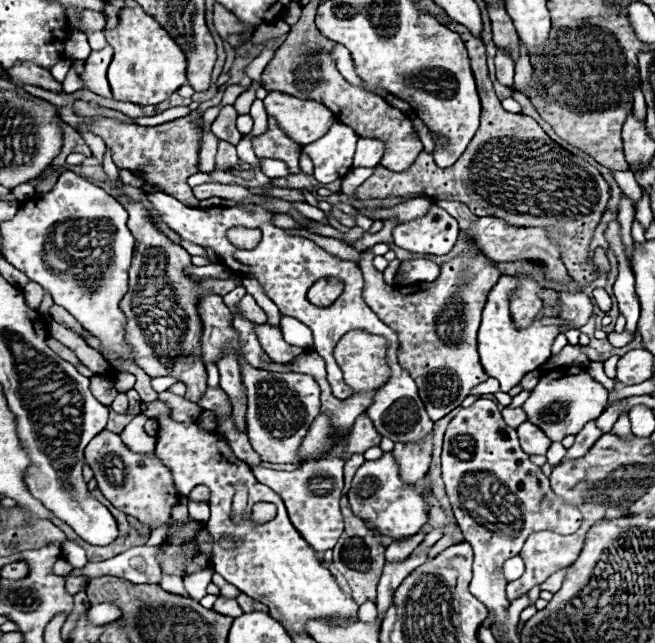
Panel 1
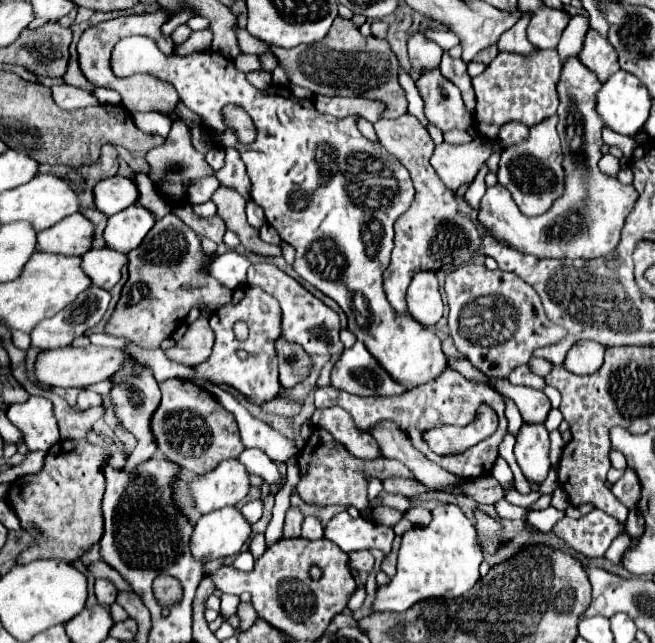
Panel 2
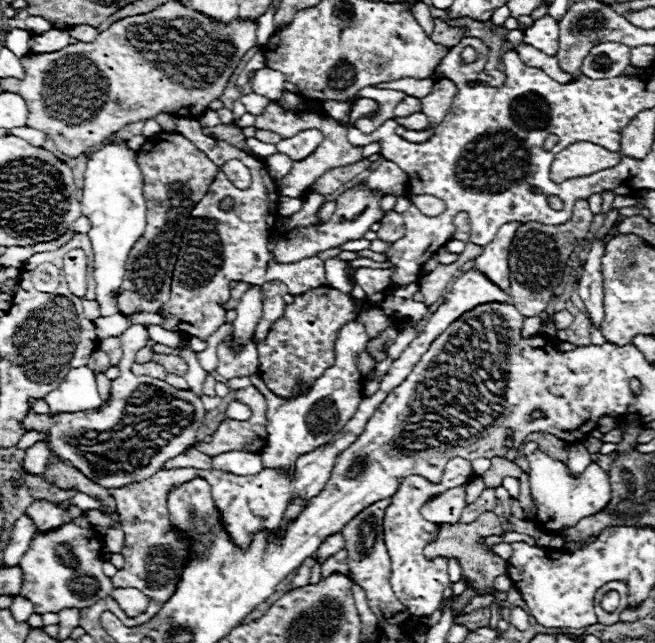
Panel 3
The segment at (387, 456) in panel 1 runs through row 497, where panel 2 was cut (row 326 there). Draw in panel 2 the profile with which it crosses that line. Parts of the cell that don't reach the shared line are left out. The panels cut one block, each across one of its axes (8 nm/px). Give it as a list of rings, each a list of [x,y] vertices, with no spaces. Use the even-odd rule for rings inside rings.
[[[142,36],[124,38],[116,44],[116,48],[112,50],[112,70],[116,76],[146,72],[172,82],[180,100],[202,118],[202,126],[206,128],[206,132],[218,134],[218,144],[222,148],[236,148],[240,152],[252,180],[252,200],[264,210],[268,224],[272,224],[280,232],[282,240],[296,248],[296,260],[292,264],[294,270],[312,286],[316,286],[322,294],[330,296],[344,310],[344,314],[348,316],[348,330],[354,332],[356,340],[366,344],[368,352],[392,376],[392,380],[396,380],[406,390],[412,390],[424,382],[434,380],[448,368],[448,358],[442,352],[440,338],[432,330],[418,324],[410,314],[398,314],[390,306],[382,290],[382,272],[390,262],[390,252],[394,246],[392,226],[396,218],[410,208],[414,200],[414,186],[408,170],[388,150],[360,134],[360,116],[334,118],[328,114],[320,114],[316,112],[312,100],[300,100],[288,90],[282,92],[274,88],[254,88],[246,80],[244,72],[240,72],[234,62],[220,52],[204,50],[188,56],[166,56],[156,48],[156,44],[152,44],[150,38]],[[226,104],[242,106],[254,120],[258,138],[252,144],[240,144],[236,136],[228,128],[224,128],[222,108]],[[326,154],[336,154],[334,172],[326,170]],[[328,240],[336,244],[336,254],[344,258],[344,264],[332,264],[332,250],[328,248]]]

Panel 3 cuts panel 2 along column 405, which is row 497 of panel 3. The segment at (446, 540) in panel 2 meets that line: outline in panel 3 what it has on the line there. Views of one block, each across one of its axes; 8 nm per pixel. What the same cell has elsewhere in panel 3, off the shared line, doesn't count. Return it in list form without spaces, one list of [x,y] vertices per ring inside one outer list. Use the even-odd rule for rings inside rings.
[[[540,450],[528,456],[530,460],[530,488],[532,488],[532,498],[536,500],[538,506],[538,522],[540,528],[548,532],[558,532],[562,526],[572,526],[582,518],[594,516],[596,512],[602,512],[608,506],[610,500],[610,480],[608,474],[598,466],[590,464],[584,474],[578,478],[570,476],[570,470]]]

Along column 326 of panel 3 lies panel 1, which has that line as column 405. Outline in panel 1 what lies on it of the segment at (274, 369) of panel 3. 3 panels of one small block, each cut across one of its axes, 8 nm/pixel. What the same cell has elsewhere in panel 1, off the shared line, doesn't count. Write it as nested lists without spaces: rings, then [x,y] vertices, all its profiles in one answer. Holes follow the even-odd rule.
[[[466,242],[466,250],[462,254],[444,262],[442,272],[434,282],[422,282],[418,288],[416,284],[408,288],[386,286],[382,272],[374,268],[372,260],[372,252],[362,252],[360,268],[366,282],[364,300],[380,320],[398,332],[398,362],[418,384],[428,416],[436,422],[458,408],[470,390],[488,378],[476,352],[476,338],[486,296],[502,274],[496,268],[496,262],[484,256],[474,242]]]

